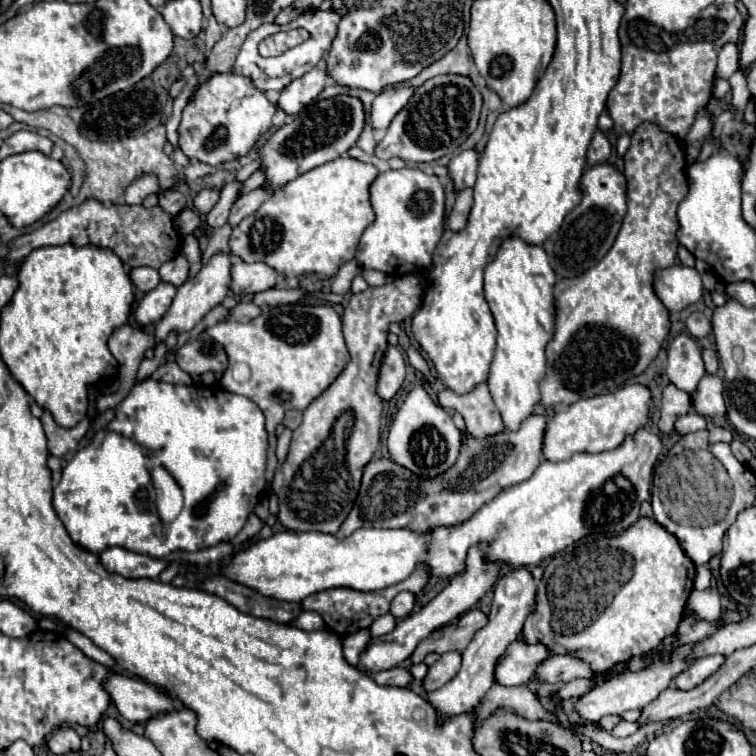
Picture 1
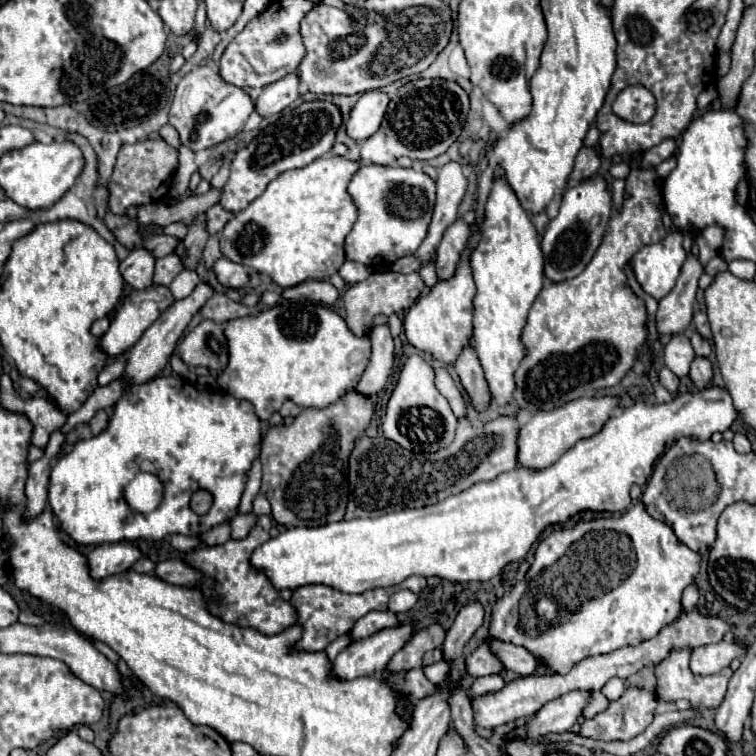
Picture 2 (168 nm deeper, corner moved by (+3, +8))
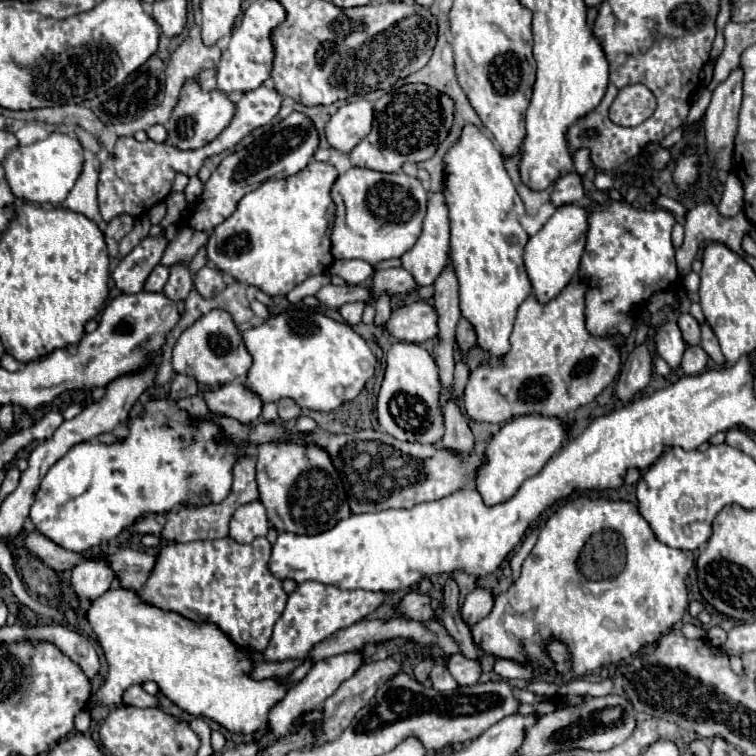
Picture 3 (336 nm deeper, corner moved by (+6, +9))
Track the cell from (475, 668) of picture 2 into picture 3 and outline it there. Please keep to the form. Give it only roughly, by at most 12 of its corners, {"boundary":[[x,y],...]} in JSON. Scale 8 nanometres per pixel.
{"boundary":[[452,654],[446,666],[460,686],[476,684],[478,660]]}

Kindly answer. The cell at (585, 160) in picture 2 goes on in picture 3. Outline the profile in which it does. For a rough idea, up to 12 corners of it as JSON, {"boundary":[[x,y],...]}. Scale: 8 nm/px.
{"boundary":[[576,172],[560,176],[550,194],[558,208],[584,200],[582,178]]}

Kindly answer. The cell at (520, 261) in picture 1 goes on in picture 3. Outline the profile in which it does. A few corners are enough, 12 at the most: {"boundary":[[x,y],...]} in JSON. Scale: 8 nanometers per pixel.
{"boundary":[[492,138],[444,154],[450,262],[484,350],[532,292],[524,204]]}

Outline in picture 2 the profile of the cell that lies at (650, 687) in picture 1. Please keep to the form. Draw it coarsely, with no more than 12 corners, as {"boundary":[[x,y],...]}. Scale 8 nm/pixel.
{"boundary":[[577,689],[553,699],[519,735],[537,739],[547,733],[569,731],[579,721],[591,691]]}

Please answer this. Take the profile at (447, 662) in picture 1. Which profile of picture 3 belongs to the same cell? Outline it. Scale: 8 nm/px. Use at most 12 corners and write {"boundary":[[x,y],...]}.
{"boundary":[[476,588],[460,612],[466,624],[480,622],[494,606],[494,594]]}

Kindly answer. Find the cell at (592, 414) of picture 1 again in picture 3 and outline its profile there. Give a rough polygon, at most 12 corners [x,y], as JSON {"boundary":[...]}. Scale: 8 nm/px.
{"boundary":[[520,416],[488,442],[476,470],[486,506],[512,498],[560,450],[556,418]]}

